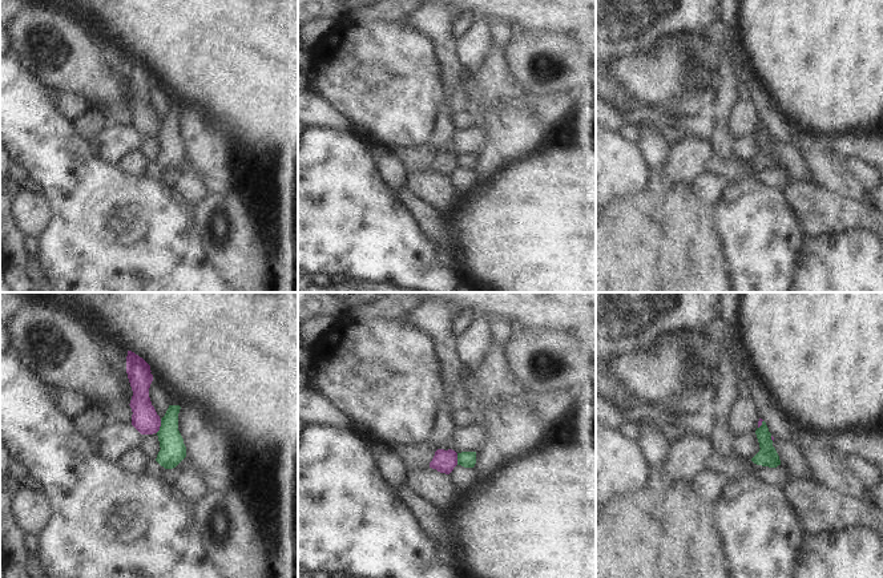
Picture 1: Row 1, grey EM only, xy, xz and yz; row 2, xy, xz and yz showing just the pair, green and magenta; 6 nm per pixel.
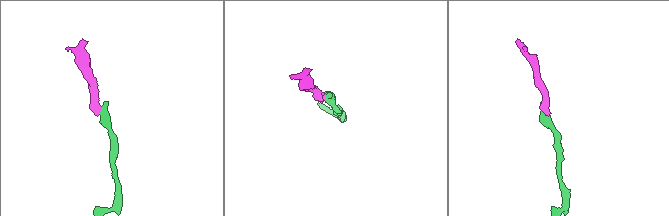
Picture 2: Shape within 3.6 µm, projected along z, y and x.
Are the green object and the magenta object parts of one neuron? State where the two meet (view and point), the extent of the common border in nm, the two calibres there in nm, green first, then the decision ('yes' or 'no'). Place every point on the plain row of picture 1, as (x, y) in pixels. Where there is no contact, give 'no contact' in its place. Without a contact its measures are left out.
meets green in xy at (161, 128); contact 90 nm long; 160 nm thick on the green side, 160 nm on the other; no

